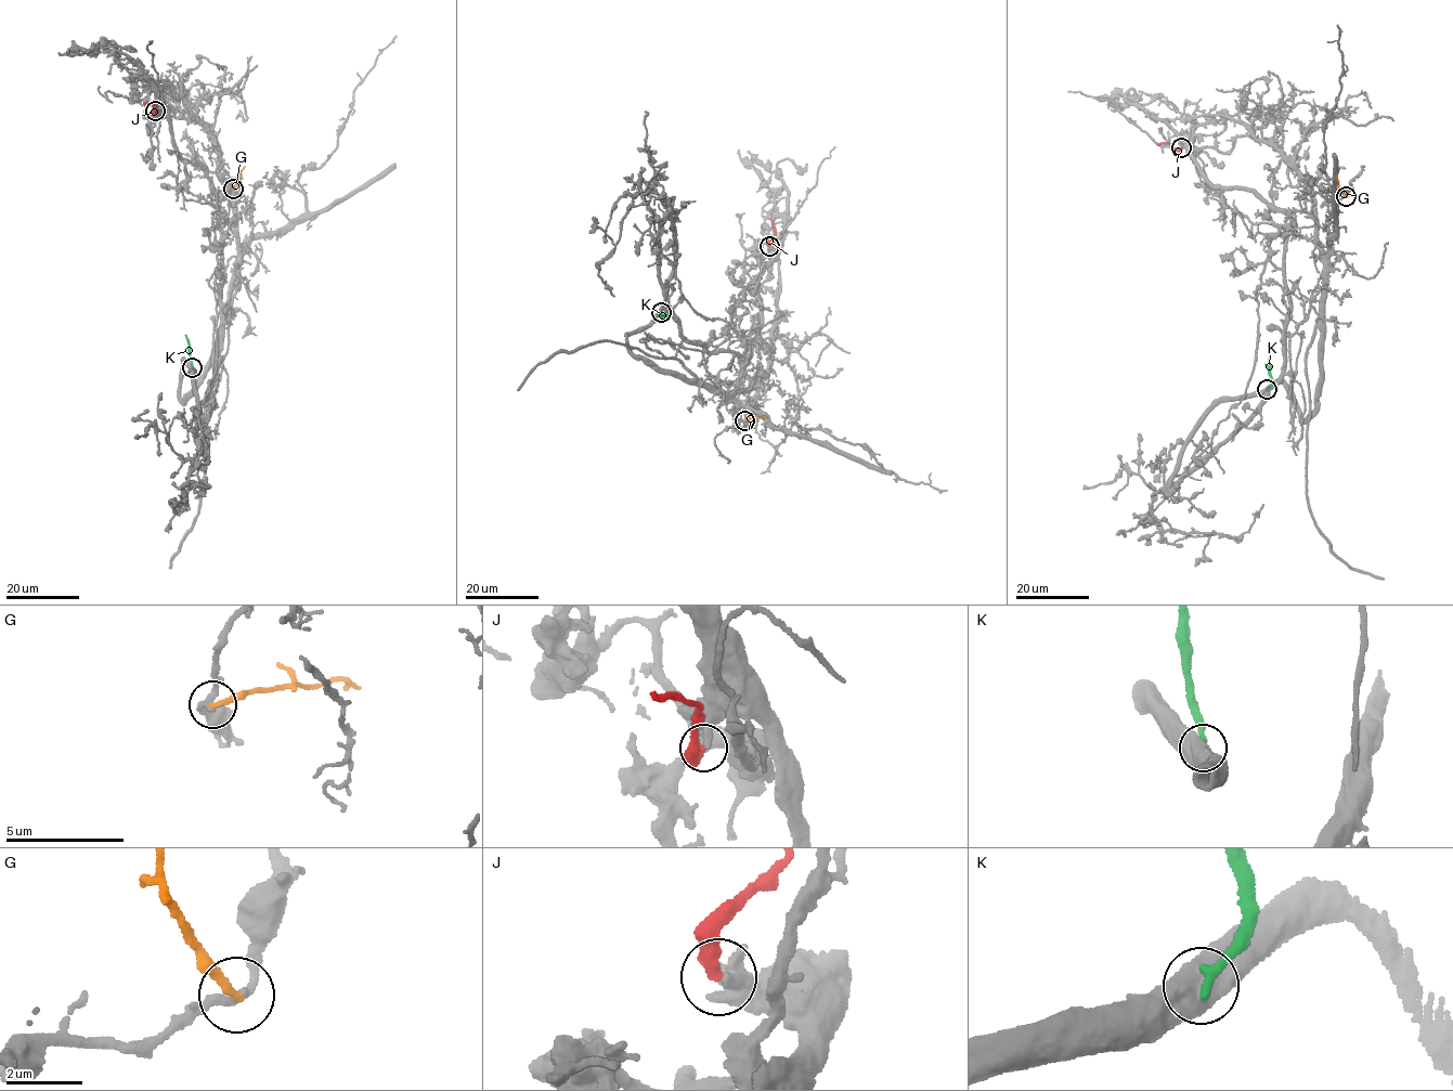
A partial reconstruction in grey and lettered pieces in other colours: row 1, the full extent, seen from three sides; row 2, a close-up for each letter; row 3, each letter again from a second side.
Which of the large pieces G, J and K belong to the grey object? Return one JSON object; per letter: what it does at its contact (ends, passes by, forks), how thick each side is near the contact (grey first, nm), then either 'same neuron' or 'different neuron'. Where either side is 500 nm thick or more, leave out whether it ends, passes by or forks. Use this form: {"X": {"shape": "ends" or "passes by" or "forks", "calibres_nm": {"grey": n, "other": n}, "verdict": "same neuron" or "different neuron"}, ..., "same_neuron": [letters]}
{"G": {"shape": "ends", "calibres_nm": {"grey": 240, "other": 200}, "verdict": "different neuron"}, "J": {"shape": "ends", "calibres_nm": {"grey": 260, "other": 420}, "verdict": "different neuron"}, "K": {"calibres_nm": {"grey": 550, "other": 240}, "verdict": "different neuron"}, "same_neuron": []}

